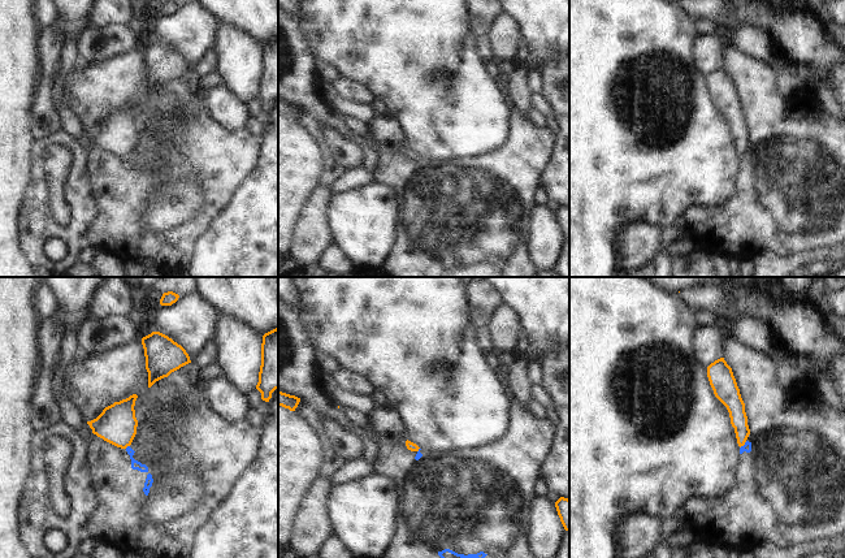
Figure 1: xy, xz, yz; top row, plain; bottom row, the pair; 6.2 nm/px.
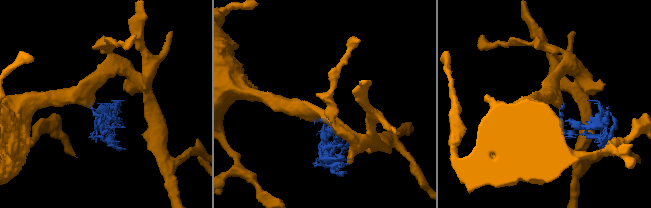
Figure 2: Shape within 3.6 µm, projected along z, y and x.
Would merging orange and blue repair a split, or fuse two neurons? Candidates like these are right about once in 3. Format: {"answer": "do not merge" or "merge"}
{"answer": "do not merge"}

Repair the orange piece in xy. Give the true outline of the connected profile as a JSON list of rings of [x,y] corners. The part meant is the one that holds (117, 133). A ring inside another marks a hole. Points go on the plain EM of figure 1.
[[[133,103],[126,108],[114,111],[105,116],[96,127],[87,130],[92,142],[117,156],[130,155],[138,135],[134,118],[136,107],[138,104]]]

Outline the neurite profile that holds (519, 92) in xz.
[[[515,59],[515,66],[511,74],[503,78],[508,90],[508,98],[524,114],[532,113],[532,92],[526,85],[526,68],[523,61]]]

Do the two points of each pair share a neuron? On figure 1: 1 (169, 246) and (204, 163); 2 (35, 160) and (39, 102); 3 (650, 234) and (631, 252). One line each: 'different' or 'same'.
1: same
2: different
3: same

